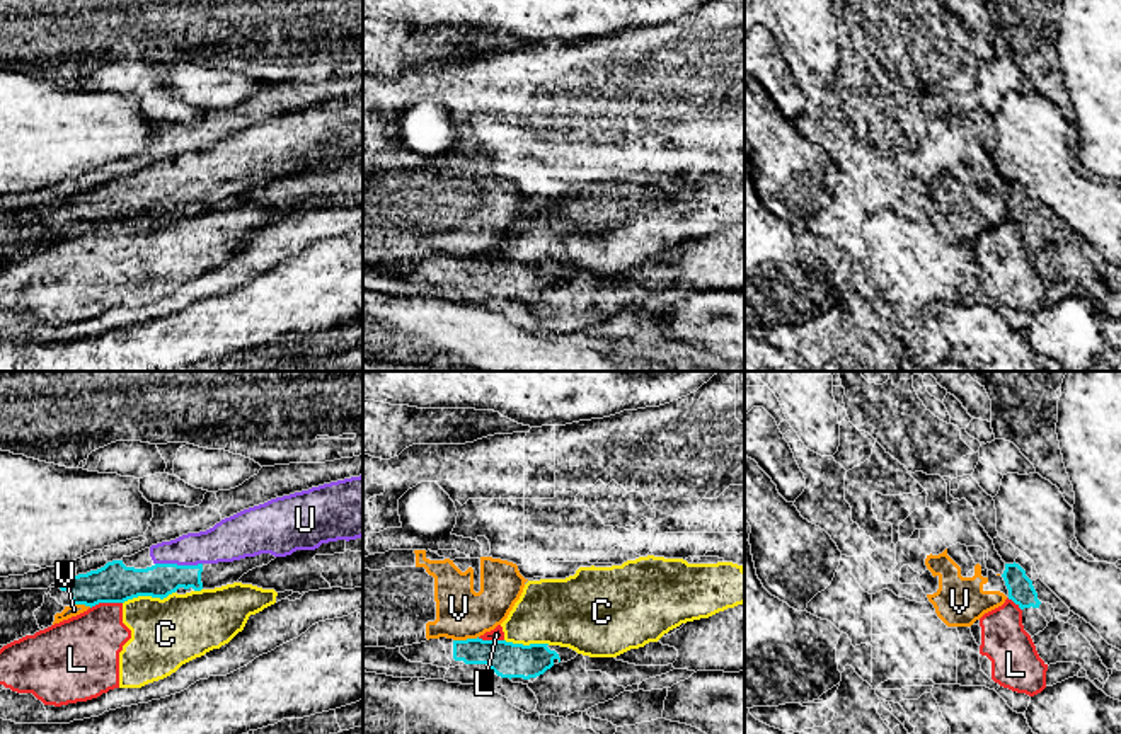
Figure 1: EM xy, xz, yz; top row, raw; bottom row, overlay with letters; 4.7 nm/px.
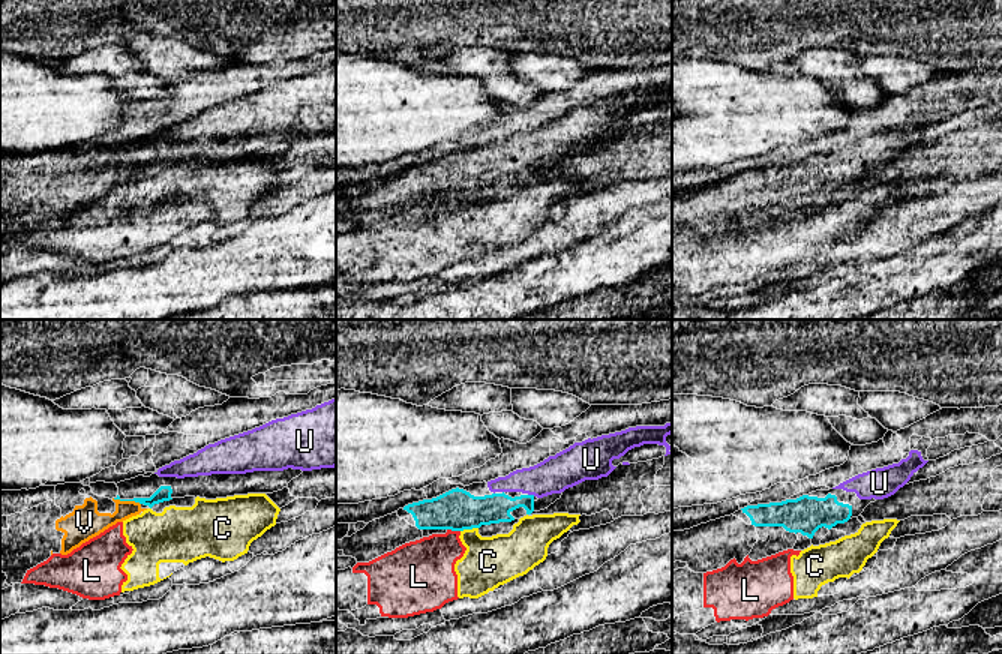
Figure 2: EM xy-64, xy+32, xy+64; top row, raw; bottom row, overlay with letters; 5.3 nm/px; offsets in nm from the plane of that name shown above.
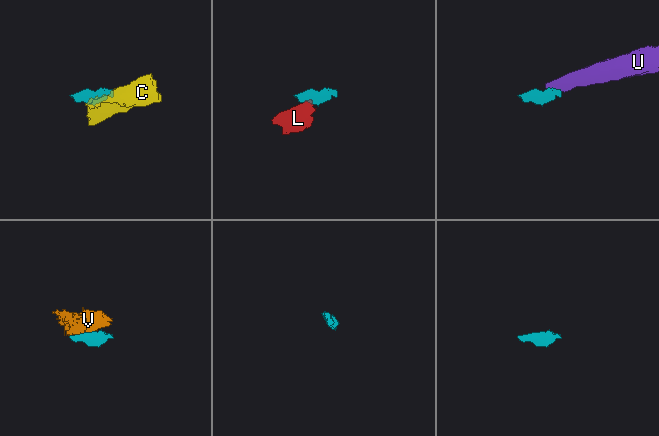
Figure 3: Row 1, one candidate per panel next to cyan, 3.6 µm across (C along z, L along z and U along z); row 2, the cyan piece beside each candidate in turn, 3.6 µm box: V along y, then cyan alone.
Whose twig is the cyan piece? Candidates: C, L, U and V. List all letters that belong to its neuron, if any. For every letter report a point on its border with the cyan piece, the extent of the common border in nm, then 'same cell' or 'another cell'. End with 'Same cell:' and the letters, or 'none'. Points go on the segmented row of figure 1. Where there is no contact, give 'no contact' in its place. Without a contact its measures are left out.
C: meets cyan in xy at (149, 595); contact 260 nm long; another cell
L: meets cyan in xy at (106, 602); contact 160 nm long; another cell
U: meets cyan in xy at (179, 566); contact 220 nm long; same cell
V: meets cyan in xz at (467, 639); contact 120 nm long; another cell
Same cell: U

